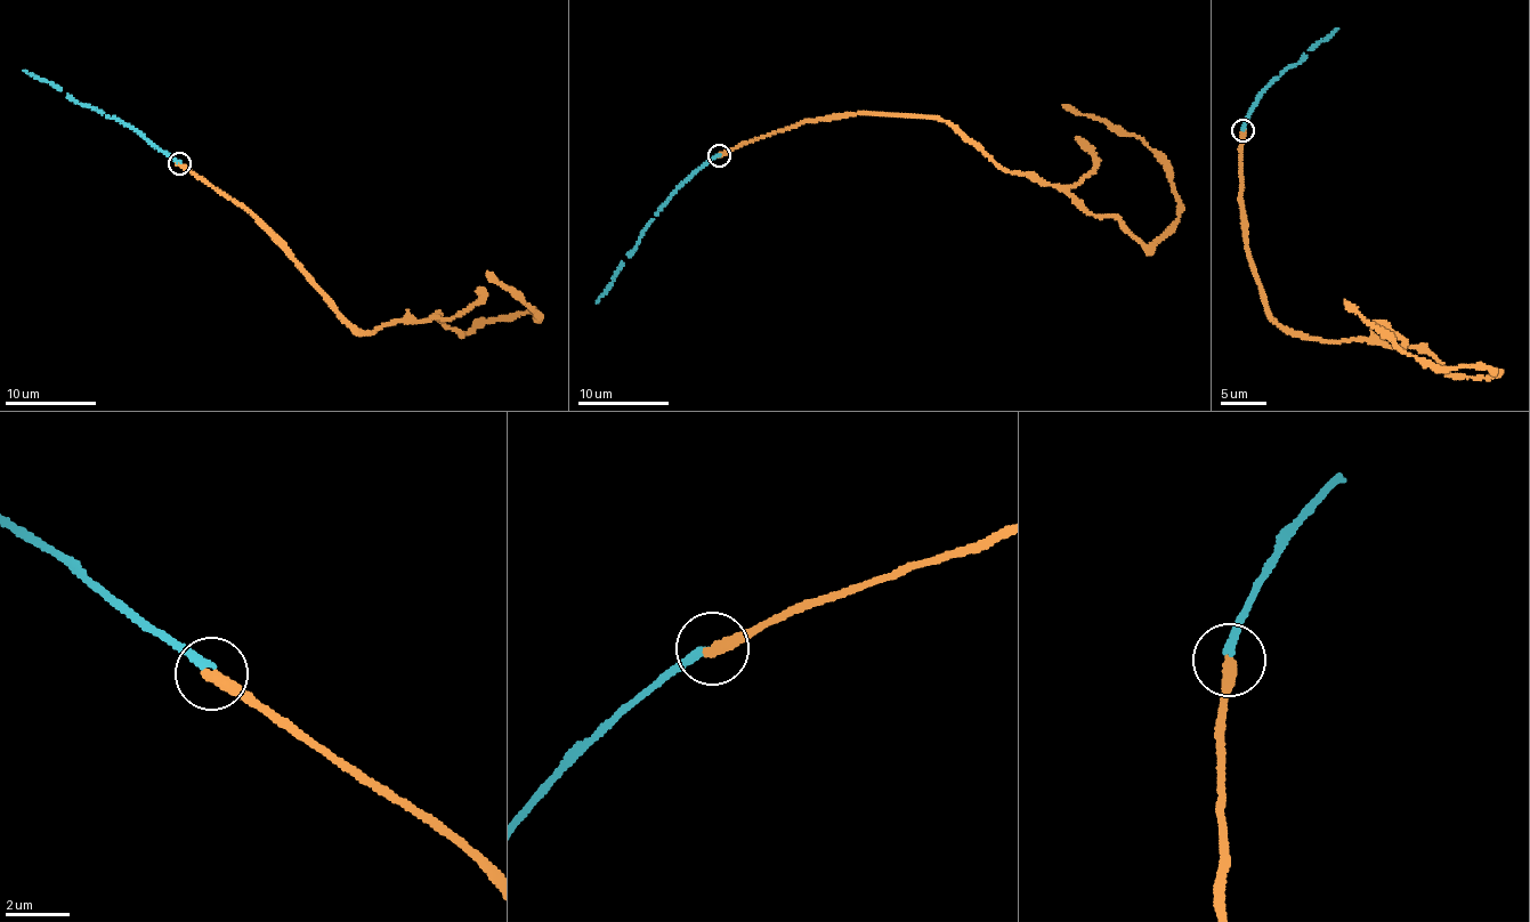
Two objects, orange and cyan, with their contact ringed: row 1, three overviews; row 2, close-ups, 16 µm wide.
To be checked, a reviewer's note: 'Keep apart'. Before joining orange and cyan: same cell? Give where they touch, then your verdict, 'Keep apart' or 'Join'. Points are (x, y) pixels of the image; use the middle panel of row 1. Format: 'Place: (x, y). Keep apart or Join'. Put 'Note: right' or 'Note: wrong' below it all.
Place: (719, 155). Keep apart
Note: right

